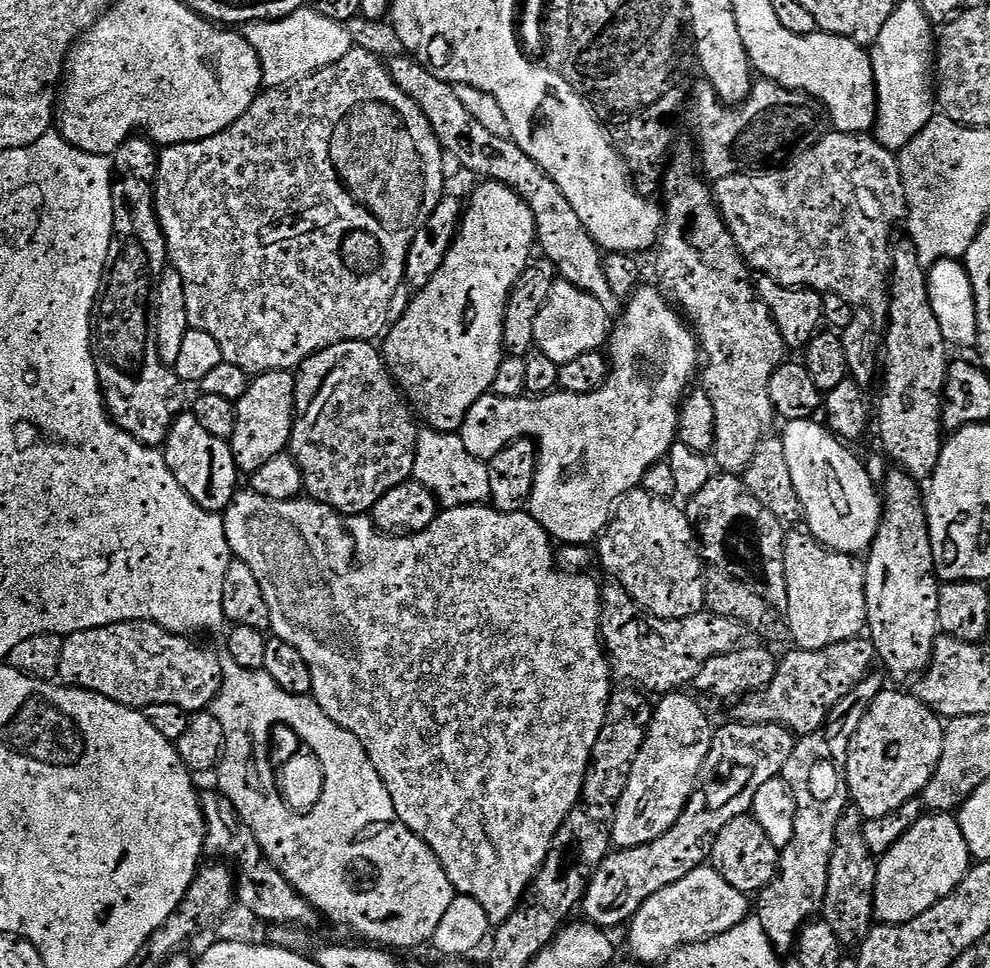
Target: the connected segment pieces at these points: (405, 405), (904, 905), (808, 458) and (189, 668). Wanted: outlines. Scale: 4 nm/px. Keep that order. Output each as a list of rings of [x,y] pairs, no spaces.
[[[368,338],[334,342],[310,354],[295,369],[296,421],[290,451],[304,472],[307,495],[345,514],[367,513],[386,490],[416,471],[416,447],[422,431],[421,425],[416,425],[417,413],[388,367],[381,345],[372,342]]]
[[[932,810],[921,814],[908,832],[879,857],[874,887],[875,915],[889,924],[913,920],[922,910],[934,906],[938,898],[950,894],[967,874],[973,860],[955,811]]]
[[[794,417],[782,429],[786,446],[786,462],[790,462],[790,474],[794,474],[794,486],[798,490],[803,519],[808,519],[807,527],[813,536],[830,548],[840,548],[843,552],[860,554],[871,545],[882,515],[882,492],[872,481],[868,468],[856,457],[855,447],[849,446],[837,436],[823,419]]]
[[[119,620],[69,632],[62,650],[59,679],[101,692],[123,704],[178,702],[178,706],[189,710],[204,710],[220,692],[224,665],[214,649],[196,640],[199,639],[163,628],[157,620]]]

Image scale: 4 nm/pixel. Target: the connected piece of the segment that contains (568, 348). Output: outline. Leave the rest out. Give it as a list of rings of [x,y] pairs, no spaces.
[[[557,278],[550,296],[538,310],[534,334],[535,347],[550,354],[554,362],[562,365],[570,362],[570,358],[578,358],[578,354],[597,351],[607,341],[610,335],[610,313],[592,293],[570,280]]]

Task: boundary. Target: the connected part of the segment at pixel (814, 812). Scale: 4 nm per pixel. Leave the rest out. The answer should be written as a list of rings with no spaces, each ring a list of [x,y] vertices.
[[[820,740],[807,748],[797,743],[795,752],[784,763],[782,773],[796,798],[796,821],[787,846],[780,853],[776,876],[761,888],[754,900],[754,915],[760,919],[769,940],[777,950],[791,949],[800,927],[817,915],[824,903],[828,881],[828,862],[836,844],[836,829],[844,807],[849,807],[850,793],[842,768],[832,761],[828,744]]]

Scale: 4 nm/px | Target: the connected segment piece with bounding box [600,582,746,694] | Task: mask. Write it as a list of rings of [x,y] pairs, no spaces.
[[[611,582],[612,584],[605,583],[600,590],[600,638],[606,649],[606,655],[608,657],[608,663],[610,665],[610,672],[617,681],[631,682],[652,694],[667,694],[673,690],[679,689],[687,682],[695,681],[698,670],[702,670],[702,666],[710,658],[714,658],[714,654],[722,654],[726,650],[734,650],[739,648],[742,641],[745,639],[744,632],[746,633],[746,626],[738,618],[730,618],[726,614],[718,614],[711,610],[701,610],[699,612],[691,612],[685,616],[657,616],[647,611],[644,605],[636,601],[628,593],[628,587],[625,584],[619,582]]]

